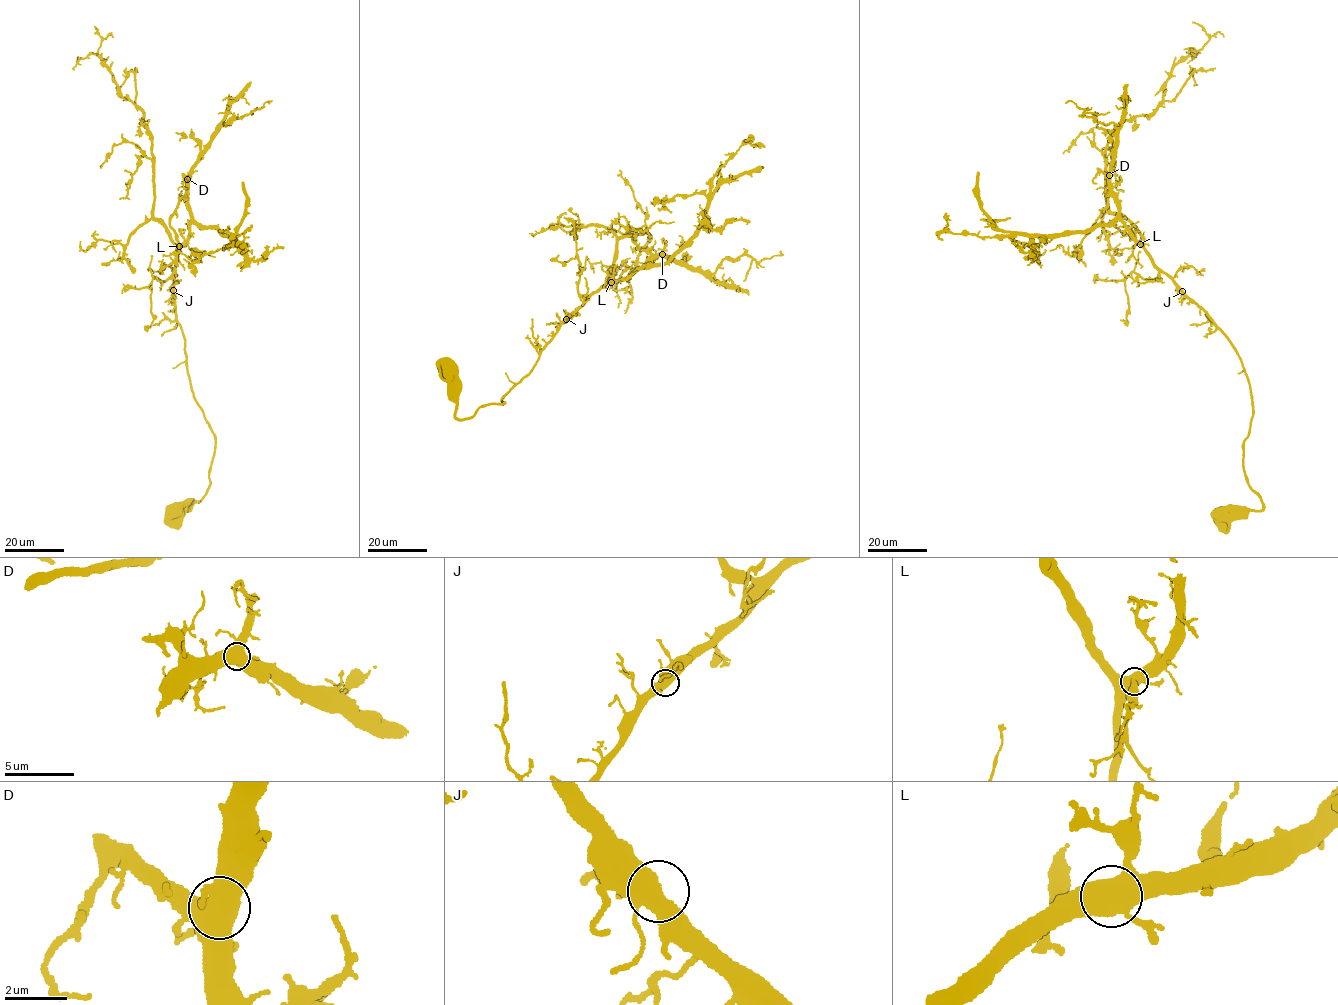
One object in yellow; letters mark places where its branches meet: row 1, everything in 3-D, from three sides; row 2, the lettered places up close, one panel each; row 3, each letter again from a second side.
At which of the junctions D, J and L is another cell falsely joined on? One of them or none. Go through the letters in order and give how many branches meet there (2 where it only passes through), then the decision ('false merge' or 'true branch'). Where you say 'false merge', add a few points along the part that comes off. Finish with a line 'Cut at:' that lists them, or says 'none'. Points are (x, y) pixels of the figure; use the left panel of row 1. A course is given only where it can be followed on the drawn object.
D: 4 branches meet; true branch
J: 4 branches meet; true branch
L: 4 branches meet; true branch
Cut at: none

